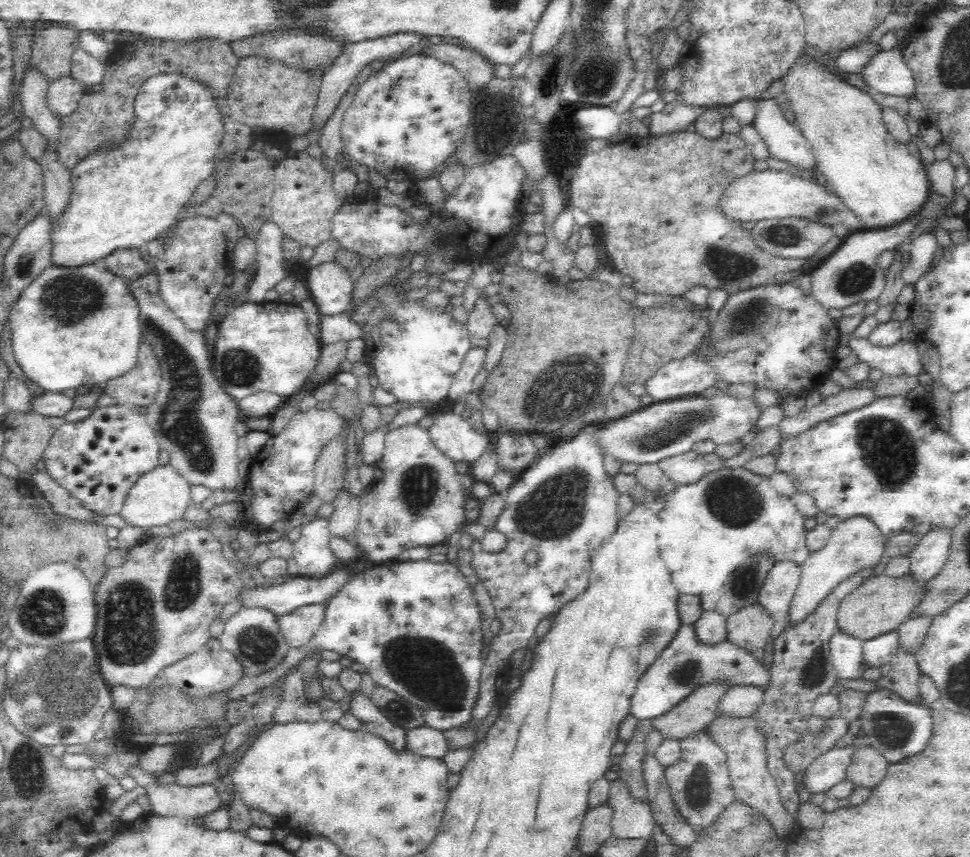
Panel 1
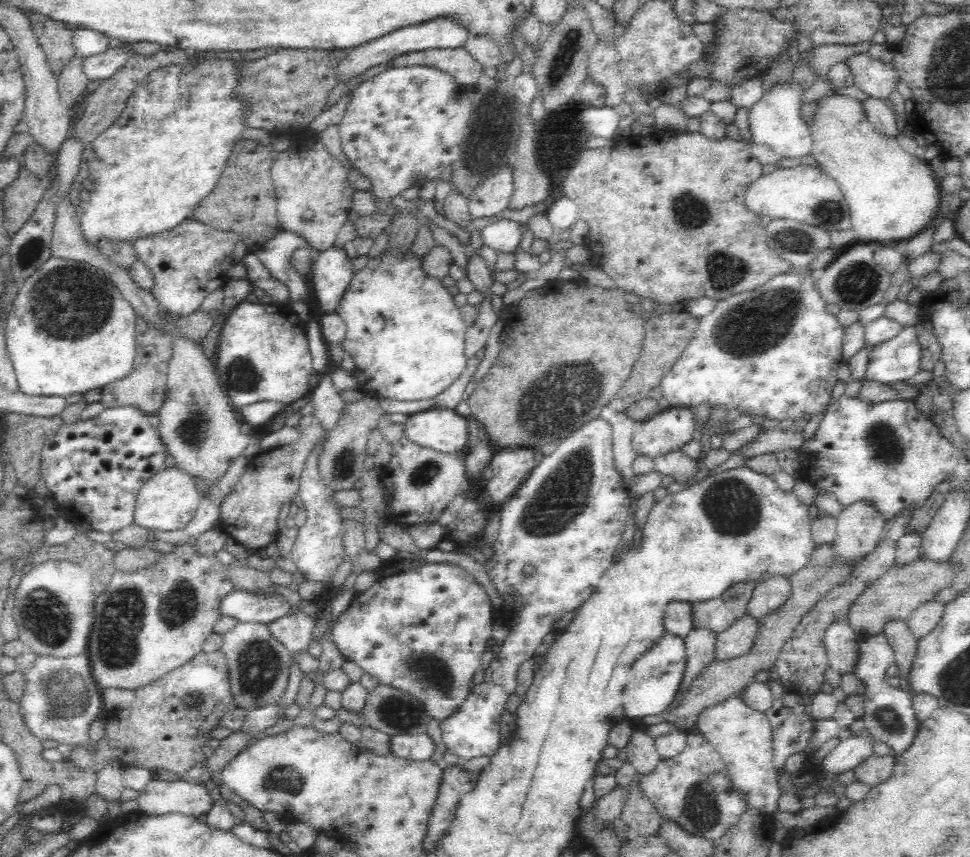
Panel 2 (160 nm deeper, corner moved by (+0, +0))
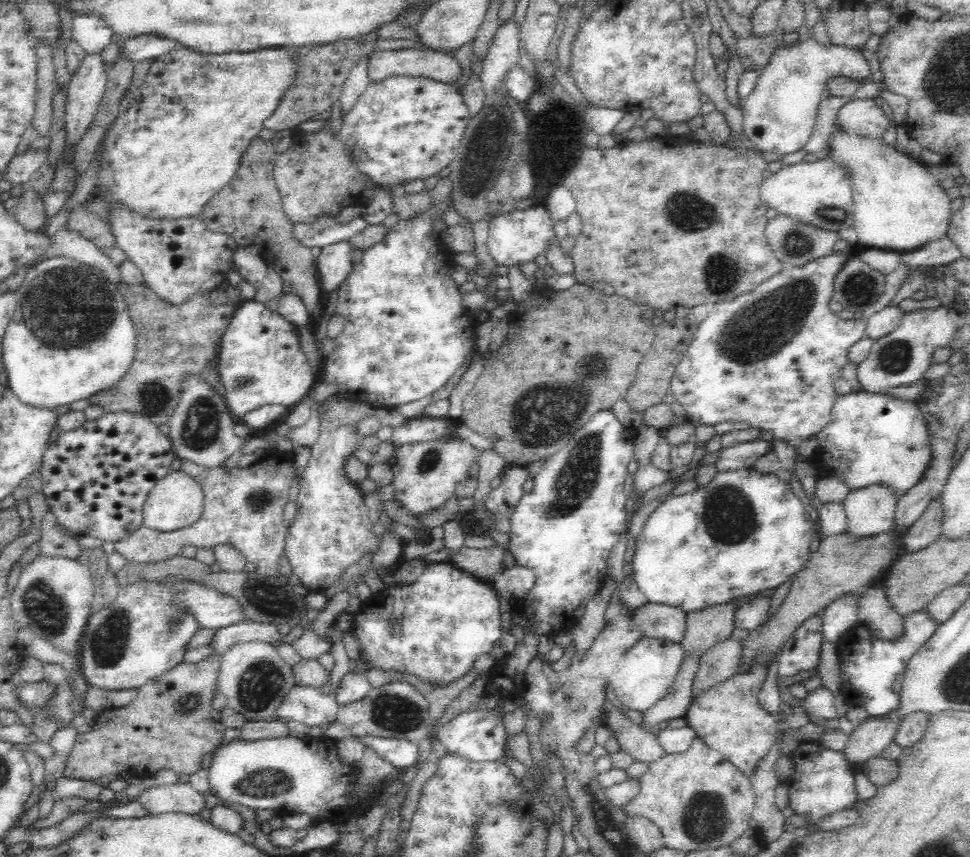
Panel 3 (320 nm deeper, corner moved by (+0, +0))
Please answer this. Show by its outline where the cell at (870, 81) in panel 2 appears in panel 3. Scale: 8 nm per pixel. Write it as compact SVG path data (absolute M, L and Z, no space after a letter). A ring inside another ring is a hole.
M811 37L790 46L780 45L760 71L752 94L744 99L742 132L757 148L774 152L780 158L802 150L812 136L816 109L826 88L825 82L832 75L849 76L860 85L866 78L871 79L872 70L860 49L825 46Z

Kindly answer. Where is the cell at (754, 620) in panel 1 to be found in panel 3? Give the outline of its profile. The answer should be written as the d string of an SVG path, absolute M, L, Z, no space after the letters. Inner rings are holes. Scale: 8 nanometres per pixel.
M731 635L707 648L701 655L700 668L692 684L693 698L734 675L742 651L742 642Z

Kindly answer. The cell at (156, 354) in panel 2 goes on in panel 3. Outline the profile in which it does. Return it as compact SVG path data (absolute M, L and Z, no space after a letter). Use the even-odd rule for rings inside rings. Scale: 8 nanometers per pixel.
M123 282L118 288L137 333L134 362L128 372L116 384L113 384L107 390L96 392L94 396L90 396L89 400L92 405L102 407L105 412L134 411L142 414L142 416L147 416L156 426L162 425L167 422L171 415L171 410L178 404L180 389L178 389L177 382L181 377L180 374L188 372L188 370L194 370L192 373L202 373L205 366L208 366L214 360L216 357L214 354L216 352L216 344L221 340L228 324L230 324L230 316L232 314L226 314L226 312L232 312L232 310L224 310L222 305L213 305L210 302L209 294L204 296L197 295L184 305L174 306L159 300L155 293L145 284L128 285ZM169 344L175 344L176 346L182 344L181 352L174 358L162 356L162 350Z

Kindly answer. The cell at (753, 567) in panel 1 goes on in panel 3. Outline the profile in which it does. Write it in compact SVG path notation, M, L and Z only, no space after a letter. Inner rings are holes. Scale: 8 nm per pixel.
M732 597L726 602L688 611L685 635L680 642L684 652L703 654L707 648L730 636L742 598Z

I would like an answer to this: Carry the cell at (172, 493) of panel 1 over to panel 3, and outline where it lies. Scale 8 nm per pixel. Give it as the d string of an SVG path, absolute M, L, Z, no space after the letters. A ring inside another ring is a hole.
M182 469L171 470L148 491L142 505L143 525L156 531L171 532L196 522L203 510L203 492L199 484Z

